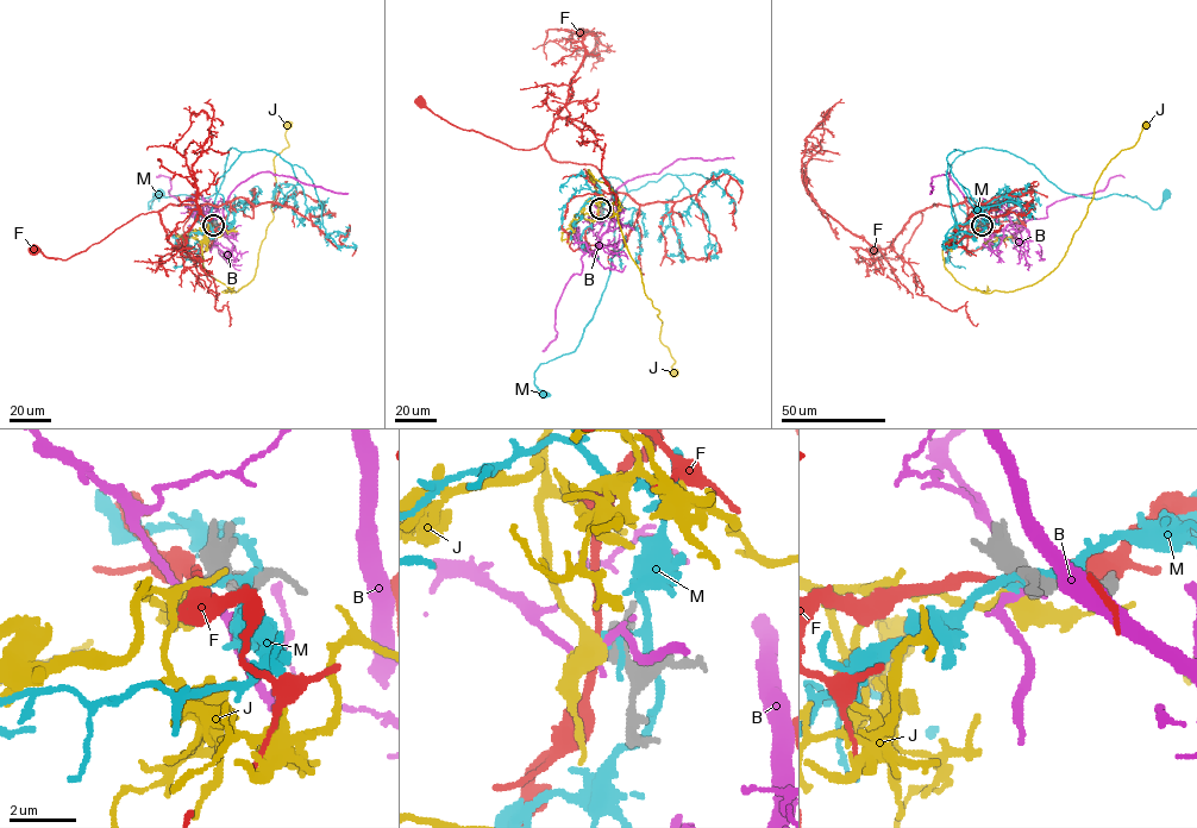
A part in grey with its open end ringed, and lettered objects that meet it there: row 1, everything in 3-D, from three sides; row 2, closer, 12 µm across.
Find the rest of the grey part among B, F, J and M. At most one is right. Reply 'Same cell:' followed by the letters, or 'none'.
Same cell: J

